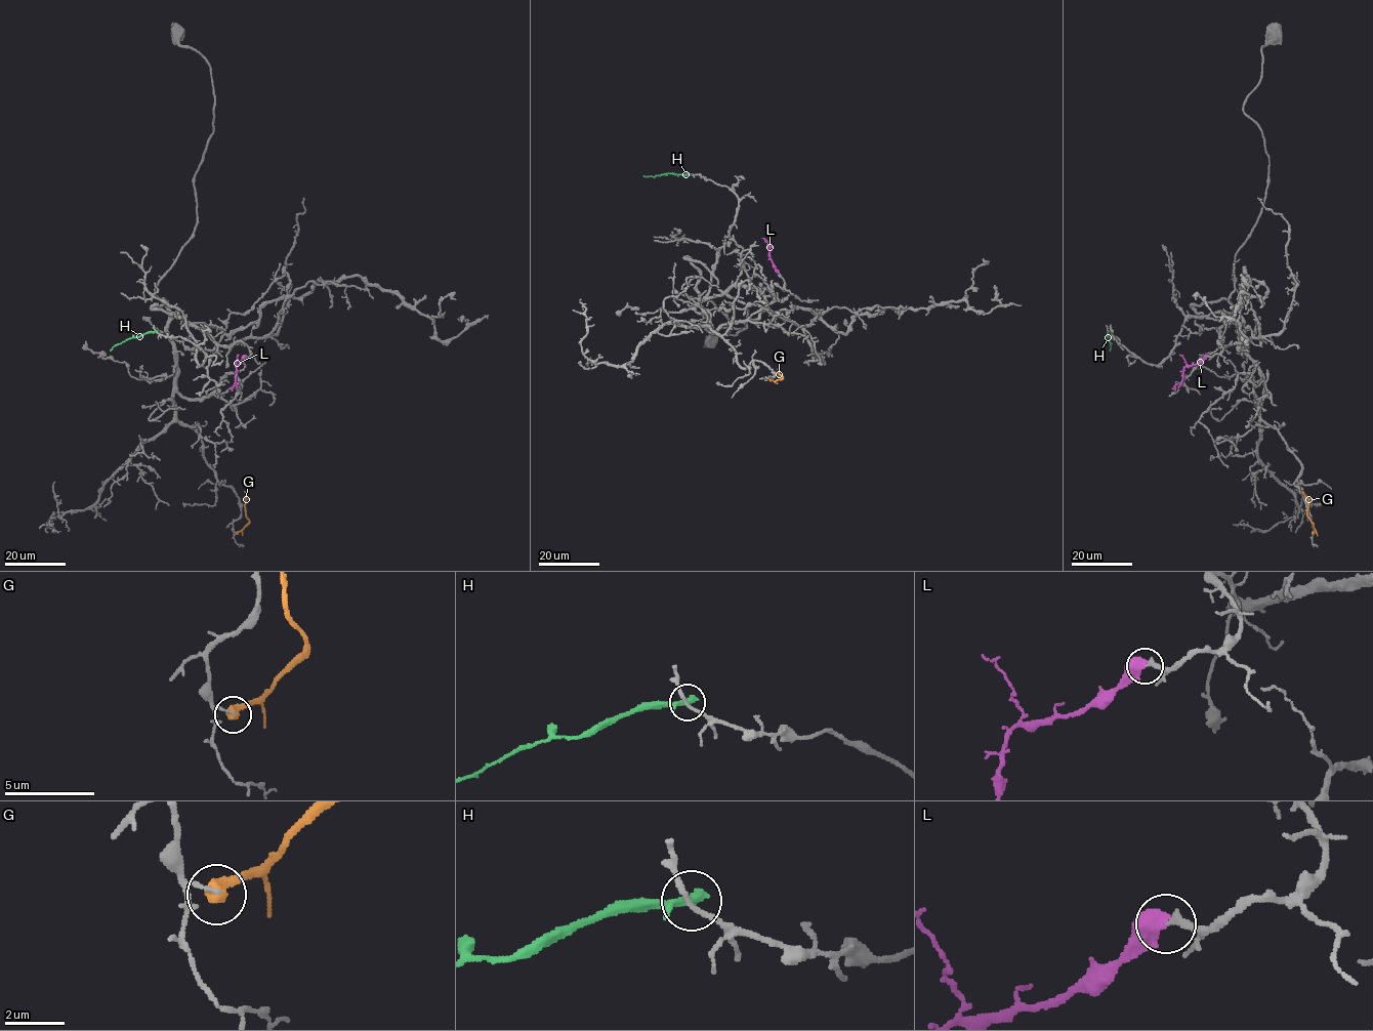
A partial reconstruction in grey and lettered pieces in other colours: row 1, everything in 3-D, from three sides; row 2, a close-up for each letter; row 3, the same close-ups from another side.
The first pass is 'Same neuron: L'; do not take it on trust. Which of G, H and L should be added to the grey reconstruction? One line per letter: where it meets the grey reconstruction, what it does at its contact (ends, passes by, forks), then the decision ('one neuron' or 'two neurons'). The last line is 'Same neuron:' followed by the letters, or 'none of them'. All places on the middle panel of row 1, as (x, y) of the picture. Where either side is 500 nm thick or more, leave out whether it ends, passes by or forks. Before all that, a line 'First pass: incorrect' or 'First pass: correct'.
First pass: correct
G: meets grey at (771, 378); it ends there; two neurons
H: meets grey at (689, 174); it ends there; two neurons
L: meets grey at (779, 273); one neuron
Same neuron: L

